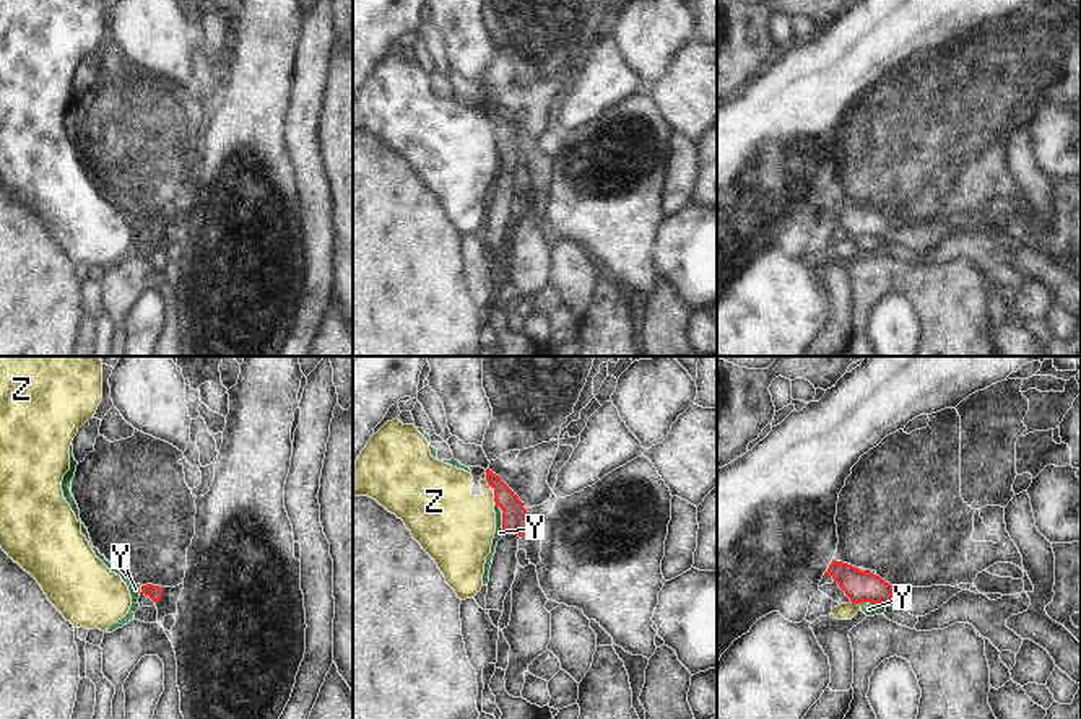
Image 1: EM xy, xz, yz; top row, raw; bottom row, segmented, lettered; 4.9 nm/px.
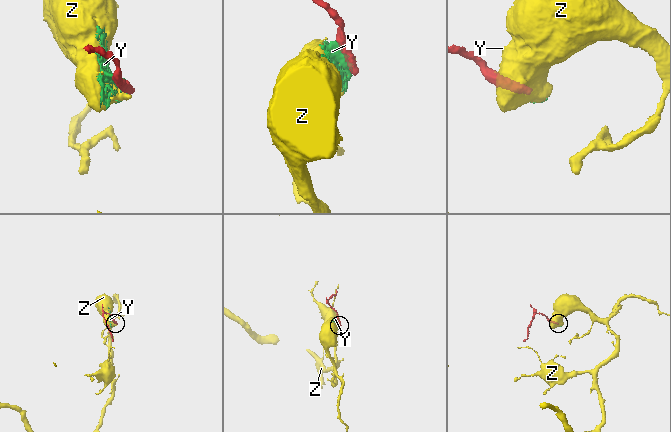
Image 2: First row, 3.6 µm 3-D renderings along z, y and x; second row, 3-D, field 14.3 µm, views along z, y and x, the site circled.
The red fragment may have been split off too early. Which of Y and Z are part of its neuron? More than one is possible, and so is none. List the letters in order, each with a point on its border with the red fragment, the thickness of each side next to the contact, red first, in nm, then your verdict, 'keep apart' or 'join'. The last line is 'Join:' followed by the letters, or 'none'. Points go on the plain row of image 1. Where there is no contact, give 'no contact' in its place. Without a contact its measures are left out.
Y: xz (503, 152) | 130/50 nm | keep apart
Z: xz (494, 132) | 130/380 nm | keep apart
Join: none

